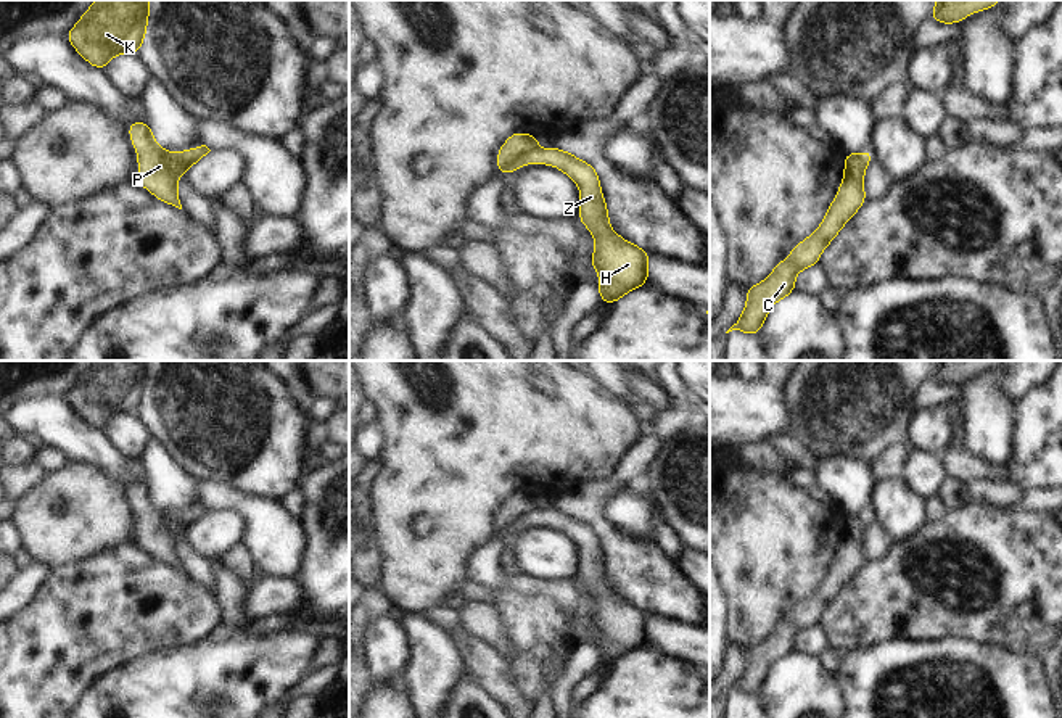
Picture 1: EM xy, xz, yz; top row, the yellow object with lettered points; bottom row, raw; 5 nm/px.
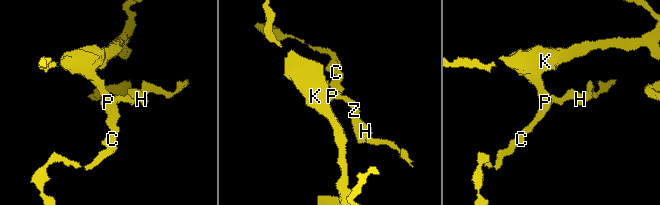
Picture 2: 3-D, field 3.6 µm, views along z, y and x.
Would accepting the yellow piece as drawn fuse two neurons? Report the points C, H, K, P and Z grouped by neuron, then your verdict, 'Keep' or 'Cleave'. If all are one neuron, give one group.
Groups: C K P / H Z. Cleave

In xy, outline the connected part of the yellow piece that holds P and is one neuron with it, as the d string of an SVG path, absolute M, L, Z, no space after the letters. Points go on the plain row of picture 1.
M129 483L130 502L138 515L138 544L150 551L158 560L182 570L177 541L187 528L174 514L158 507L148 483Z

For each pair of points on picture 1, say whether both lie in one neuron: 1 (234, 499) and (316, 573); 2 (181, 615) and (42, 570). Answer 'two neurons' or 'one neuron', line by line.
1: two neurons
2: two neurons

